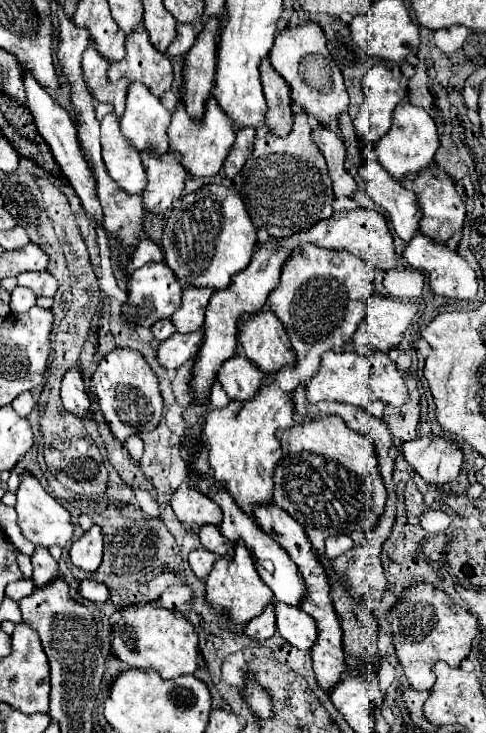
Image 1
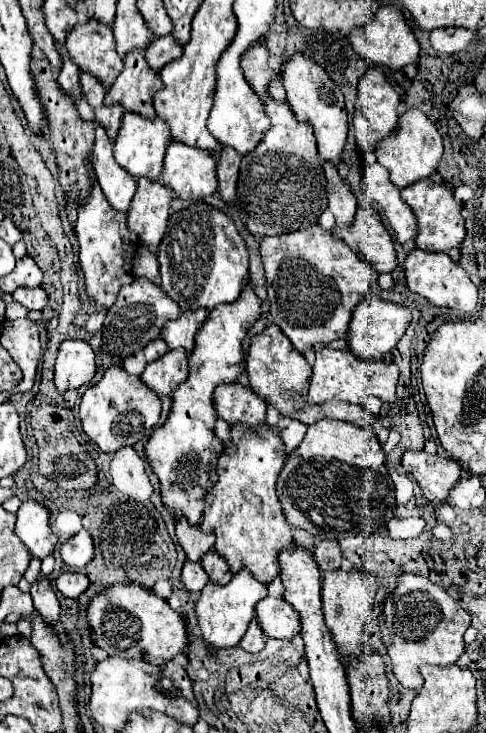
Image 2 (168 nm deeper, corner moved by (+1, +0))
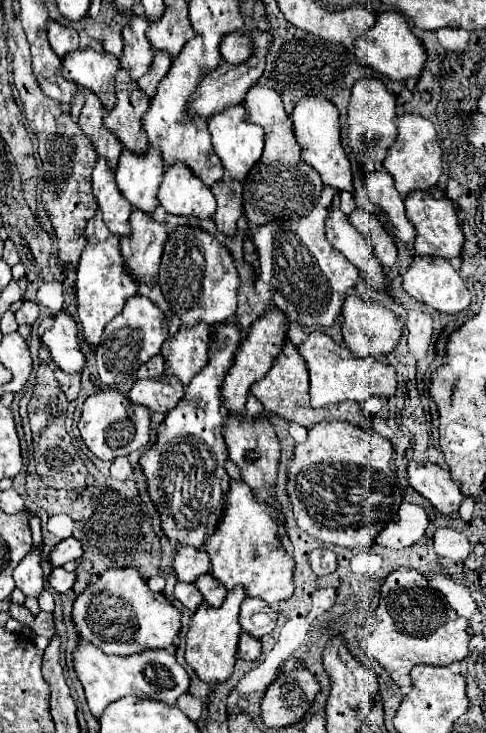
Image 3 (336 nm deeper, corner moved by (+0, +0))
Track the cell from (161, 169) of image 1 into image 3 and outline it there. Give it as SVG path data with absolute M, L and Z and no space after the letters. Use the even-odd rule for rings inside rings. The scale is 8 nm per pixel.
M133 209L133 235L121 239L121 253L129 275L147 287L157 285L163 245L167 241L167 225L153 221L151 215Z

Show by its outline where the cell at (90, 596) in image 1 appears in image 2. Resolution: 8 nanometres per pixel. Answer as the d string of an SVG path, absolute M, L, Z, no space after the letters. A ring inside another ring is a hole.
M60 573L56 579L56 589L70 599L78 599L88 589L88 585L90 581L82 573Z

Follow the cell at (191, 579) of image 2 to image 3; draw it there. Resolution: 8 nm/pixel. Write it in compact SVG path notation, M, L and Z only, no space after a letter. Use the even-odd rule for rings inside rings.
M177 583L175 585L175 597L191 611L195 613L197 607L203 603L203 597L201 593L197 591L197 587L193 583Z

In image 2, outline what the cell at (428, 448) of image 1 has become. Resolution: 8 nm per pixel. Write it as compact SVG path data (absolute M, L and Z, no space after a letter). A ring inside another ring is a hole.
M406 451L402 455L402 467L418 481L428 501L446 501L448 491L460 479L460 465L452 457L428 455L426 451Z

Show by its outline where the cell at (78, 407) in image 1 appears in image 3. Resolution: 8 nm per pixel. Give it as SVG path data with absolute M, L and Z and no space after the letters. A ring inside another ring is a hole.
M59 311L51 319L53 319L53 327L43 333L41 341L49 347L53 361L65 373L81 373L85 365L85 357L79 349L77 325L73 317L67 315L65 311Z

